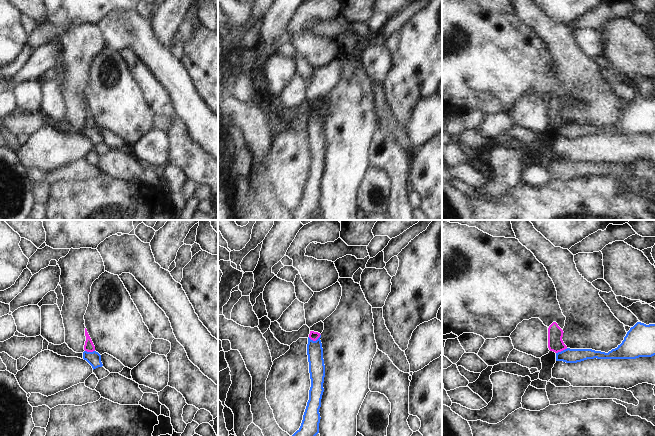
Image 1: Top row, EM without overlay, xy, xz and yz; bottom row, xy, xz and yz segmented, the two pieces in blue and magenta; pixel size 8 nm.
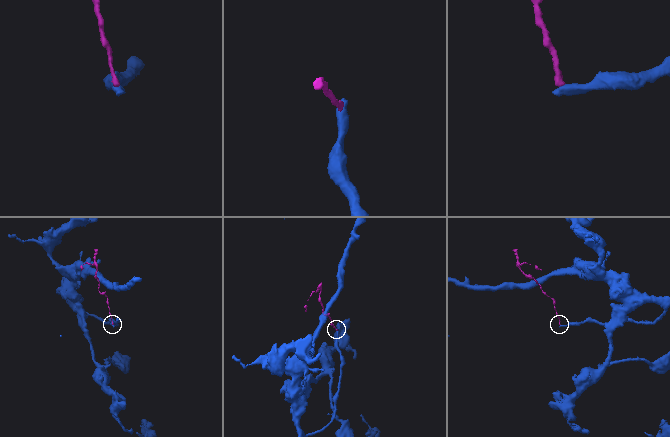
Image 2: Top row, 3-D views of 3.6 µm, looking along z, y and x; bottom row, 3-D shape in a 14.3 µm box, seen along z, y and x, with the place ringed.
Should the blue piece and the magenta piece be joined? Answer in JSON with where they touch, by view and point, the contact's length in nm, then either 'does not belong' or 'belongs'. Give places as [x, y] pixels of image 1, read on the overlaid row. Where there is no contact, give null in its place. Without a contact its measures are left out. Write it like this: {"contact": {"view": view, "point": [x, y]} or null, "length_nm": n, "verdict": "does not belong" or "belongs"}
{"contact": {"view": "xz", "point": [314, 341]}, "length_nm": 110, "verdict": "does not belong"}

